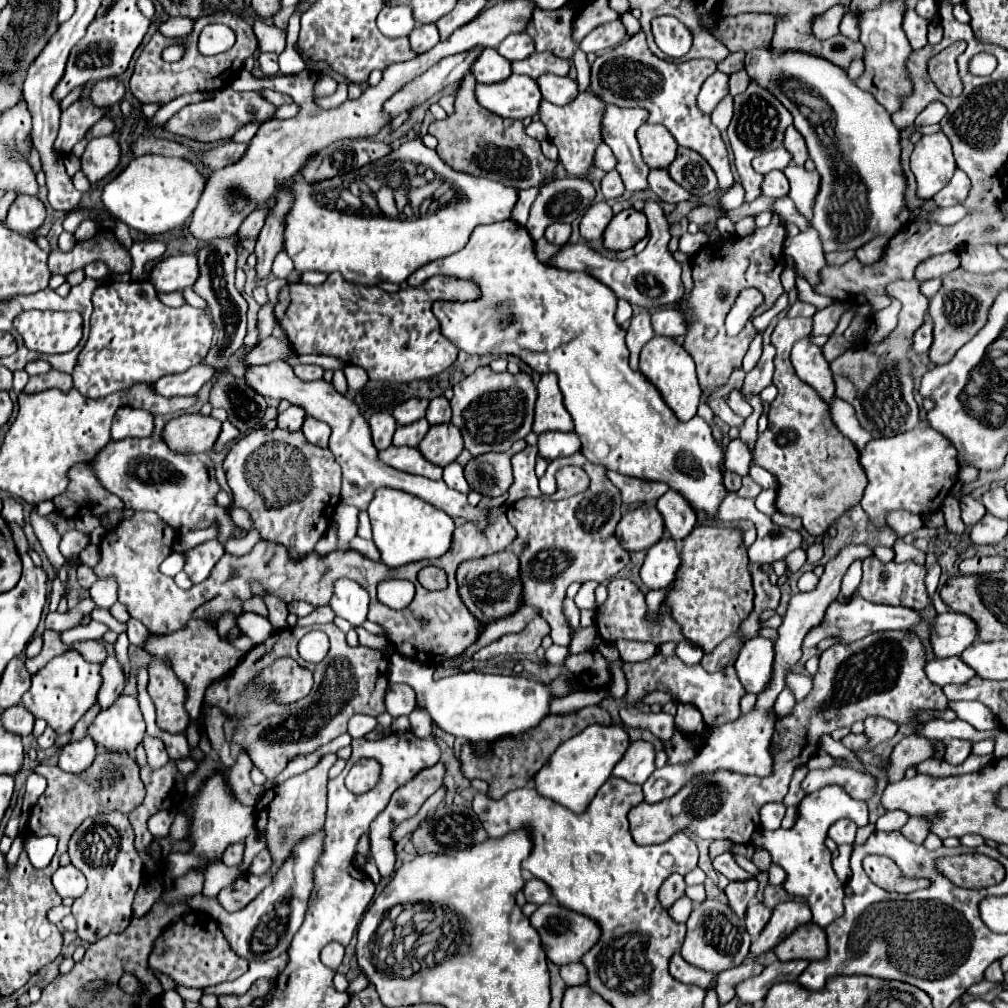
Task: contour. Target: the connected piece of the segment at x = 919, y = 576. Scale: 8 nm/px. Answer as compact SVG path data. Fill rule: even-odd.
M876 556L864 558L864 576L862 576L860 586L856 588L856 594L852 594L852 598L860 596L870 602L902 604L902 606L908 606L914 610L922 610L922 608L932 606L932 600L930 600L926 586L924 586L924 578L926 578L926 566L922 566L922 564L916 564L916 562L882 564Z

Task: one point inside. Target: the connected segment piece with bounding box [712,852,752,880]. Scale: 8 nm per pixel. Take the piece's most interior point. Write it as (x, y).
(724, 864)

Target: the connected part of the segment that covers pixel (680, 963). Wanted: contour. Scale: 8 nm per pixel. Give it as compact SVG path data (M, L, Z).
M674 954L672 960L670 960L670 974L678 980L678 982L684 982L684 984L696 984L704 990L710 988L712 980L714 980L714 974L712 972L704 972L692 964L688 964L680 954Z

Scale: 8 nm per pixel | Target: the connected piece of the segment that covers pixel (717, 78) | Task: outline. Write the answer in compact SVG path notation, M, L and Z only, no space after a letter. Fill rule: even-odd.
M716 70L704 84L702 84L702 90L698 94L698 106L700 106L700 112L702 114L710 114L716 104L728 96L728 76L720 70Z

